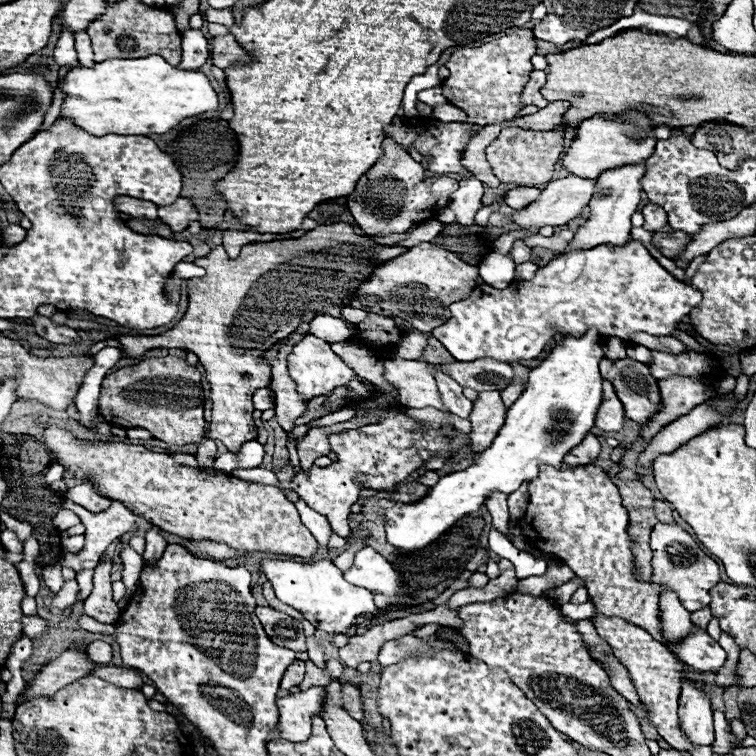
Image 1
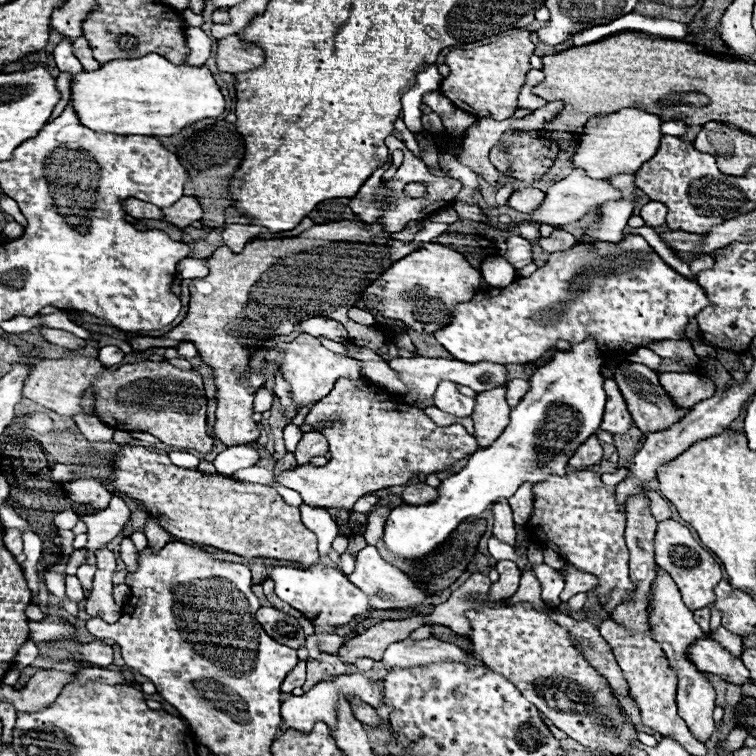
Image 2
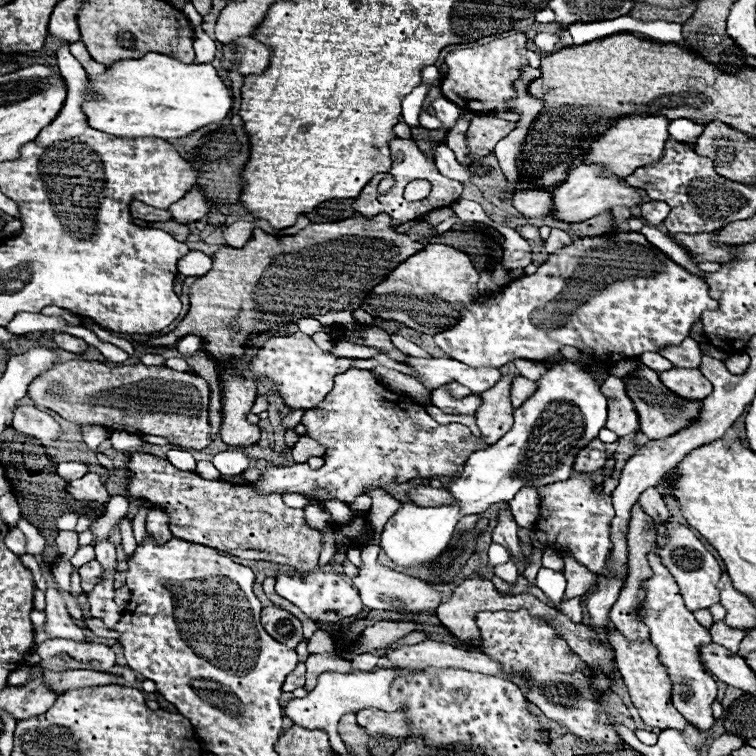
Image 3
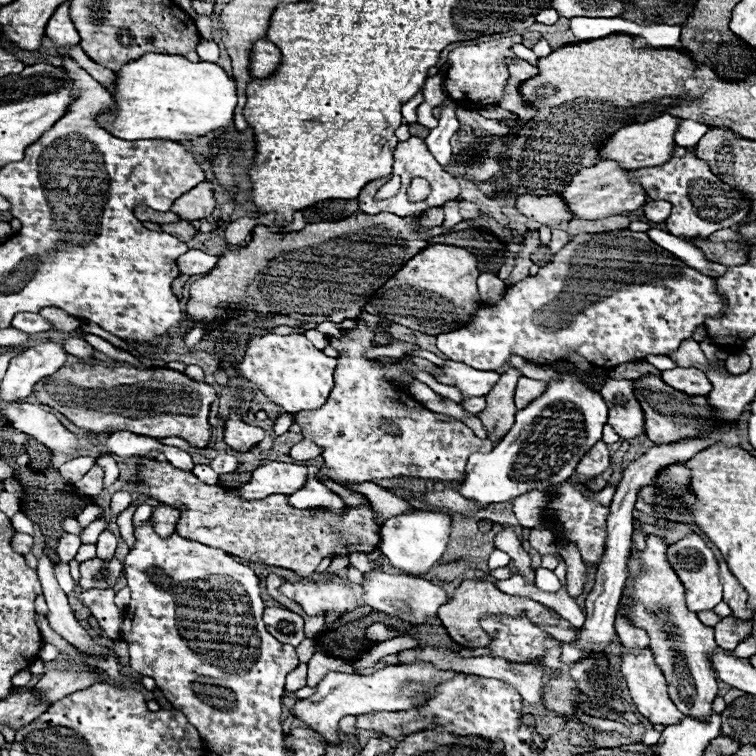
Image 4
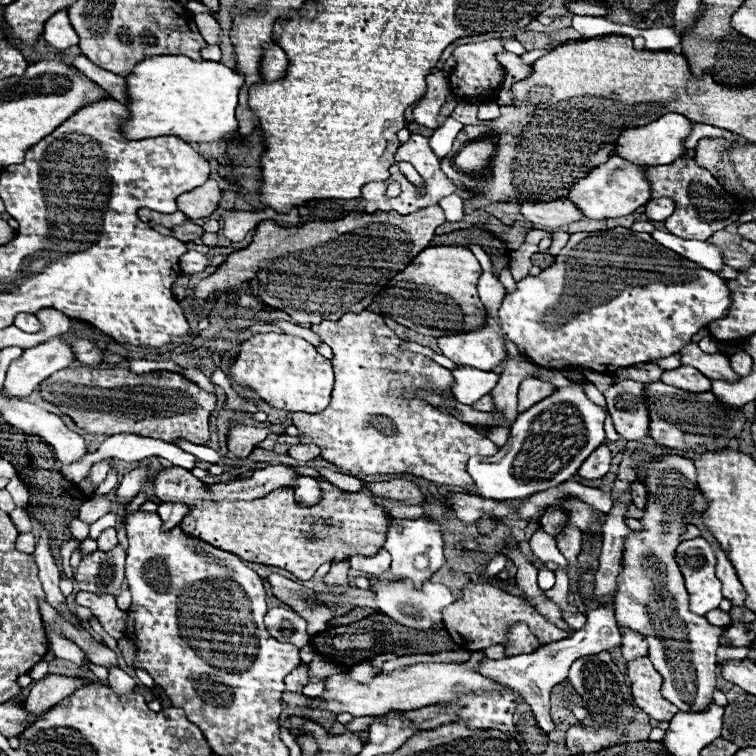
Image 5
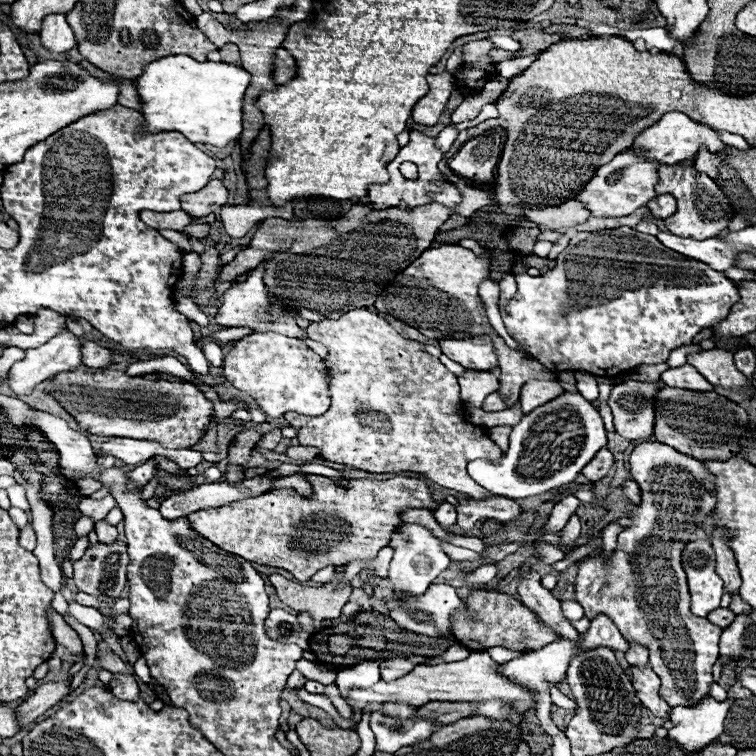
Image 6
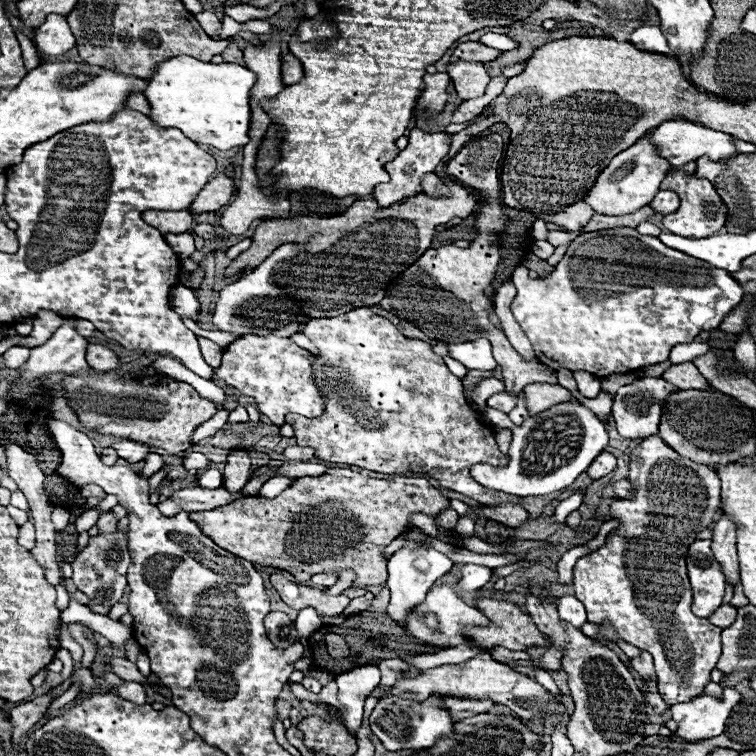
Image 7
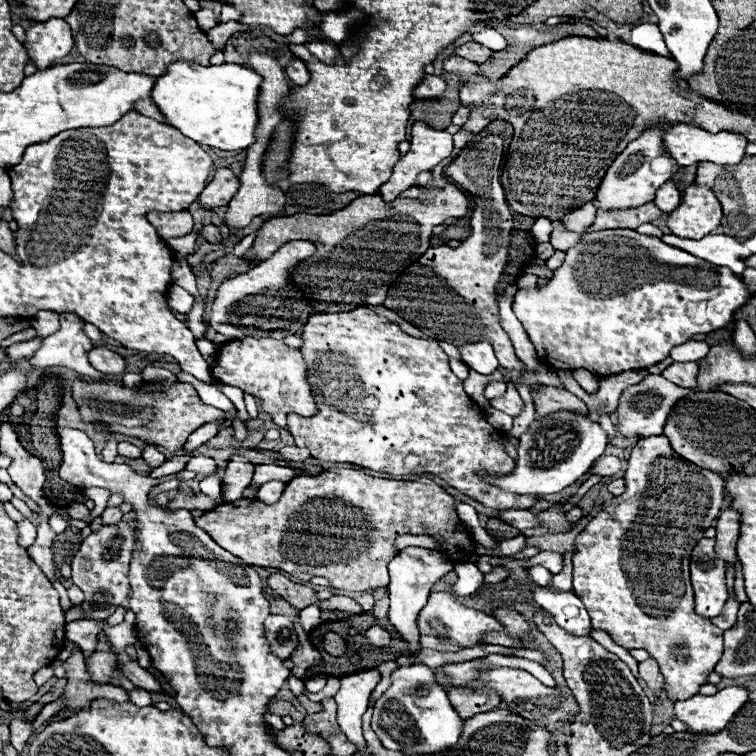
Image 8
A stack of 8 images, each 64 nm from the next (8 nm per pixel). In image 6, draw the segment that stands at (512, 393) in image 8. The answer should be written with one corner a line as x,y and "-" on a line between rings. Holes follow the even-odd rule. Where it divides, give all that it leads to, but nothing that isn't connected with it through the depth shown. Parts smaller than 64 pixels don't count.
494,392
494,394
486,396
486,400
482,402
482,410
486,410
486,412
498,412
498,410
506,410
506,404
504,404
504,400

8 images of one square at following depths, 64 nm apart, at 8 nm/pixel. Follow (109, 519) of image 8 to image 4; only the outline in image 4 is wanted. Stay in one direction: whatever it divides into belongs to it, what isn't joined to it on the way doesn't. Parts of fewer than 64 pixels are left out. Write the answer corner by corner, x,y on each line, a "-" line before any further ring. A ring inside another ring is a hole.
104,530
96,542
96,552
98,552
98,558
106,558
106,560
112,560
114,558
114,550
116,550
116,538
110,530

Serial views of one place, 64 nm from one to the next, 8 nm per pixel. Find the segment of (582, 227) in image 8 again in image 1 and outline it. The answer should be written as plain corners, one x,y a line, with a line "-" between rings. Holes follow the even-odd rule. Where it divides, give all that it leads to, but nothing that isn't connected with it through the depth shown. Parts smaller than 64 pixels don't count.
518,186
518,188
512,188
508,190
502,200
504,204
508,204
510,208
514,210
520,210
524,206
528,206
532,200
536,200
540,196
540,190
538,188
532,188
532,186

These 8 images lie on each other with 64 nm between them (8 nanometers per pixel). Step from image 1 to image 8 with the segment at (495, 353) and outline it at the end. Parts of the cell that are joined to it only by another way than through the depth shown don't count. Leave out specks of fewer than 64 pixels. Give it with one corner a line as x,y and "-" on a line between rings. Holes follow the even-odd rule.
616,228
582,234
582,240
566,252
566,260
554,270
554,276
544,286
536,284
534,288
518,288
512,310
524,324
542,364
550,364
556,370
584,368
610,376
654,366
668,358
674,346
688,342
694,334
724,328
750,296
752,294
746,290
744,282
738,276
732,276
728,268
716,268
706,260
696,260
696,256
680,252
680,248
668,248
660,238
644,236
628,228
-
486,340
460,346
458,352
462,356
462,362
480,374
490,374
498,368
498,360
495,357
493,347

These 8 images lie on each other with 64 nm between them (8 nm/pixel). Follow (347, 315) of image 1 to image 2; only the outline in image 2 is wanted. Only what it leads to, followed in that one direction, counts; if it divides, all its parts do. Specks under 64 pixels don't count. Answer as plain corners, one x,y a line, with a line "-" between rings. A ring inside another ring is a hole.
352,307
348,310
348,317
359,324
366,326
372,326
375,323
375,318
370,312
357,307

